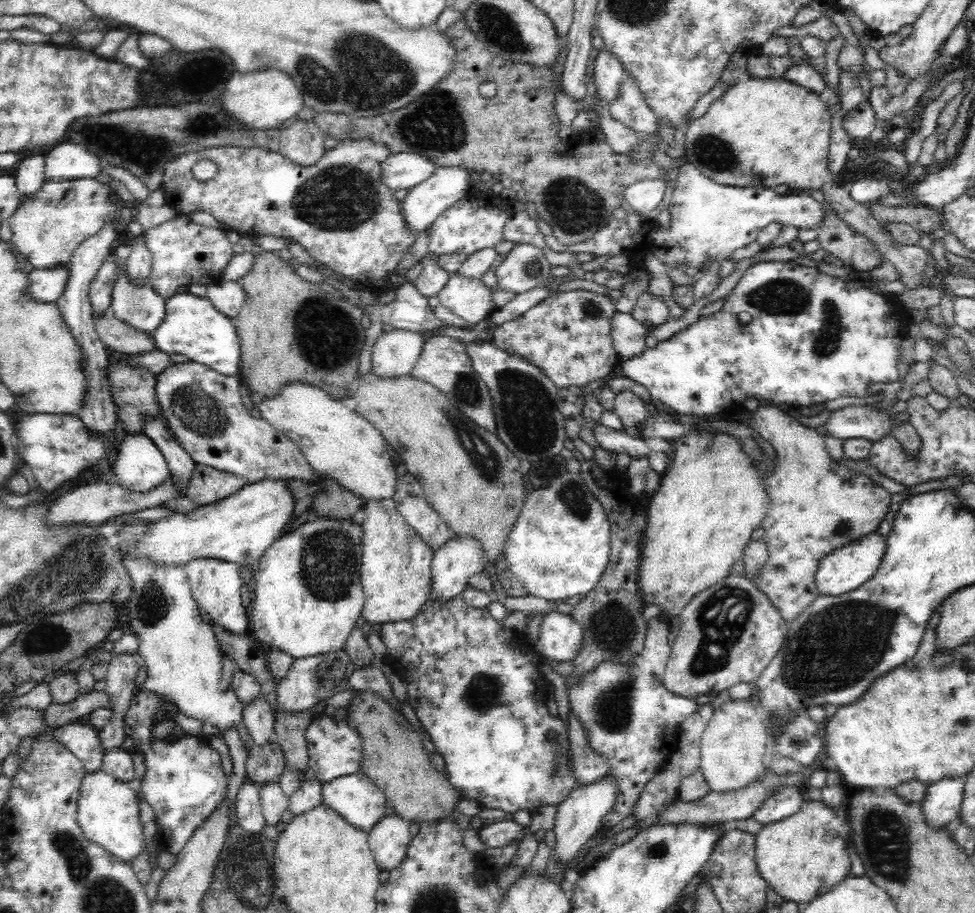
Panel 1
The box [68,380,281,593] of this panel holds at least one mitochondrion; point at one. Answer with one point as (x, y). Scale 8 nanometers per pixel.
(200, 412)

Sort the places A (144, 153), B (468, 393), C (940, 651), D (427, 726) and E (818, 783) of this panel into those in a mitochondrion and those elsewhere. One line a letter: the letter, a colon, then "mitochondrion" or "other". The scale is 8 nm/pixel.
A: mitochondrion
B: mitochondrion
C: other
D: other
E: other

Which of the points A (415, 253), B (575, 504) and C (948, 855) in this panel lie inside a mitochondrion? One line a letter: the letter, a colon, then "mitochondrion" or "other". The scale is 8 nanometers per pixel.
A: other
B: mitochondrion
C: other

